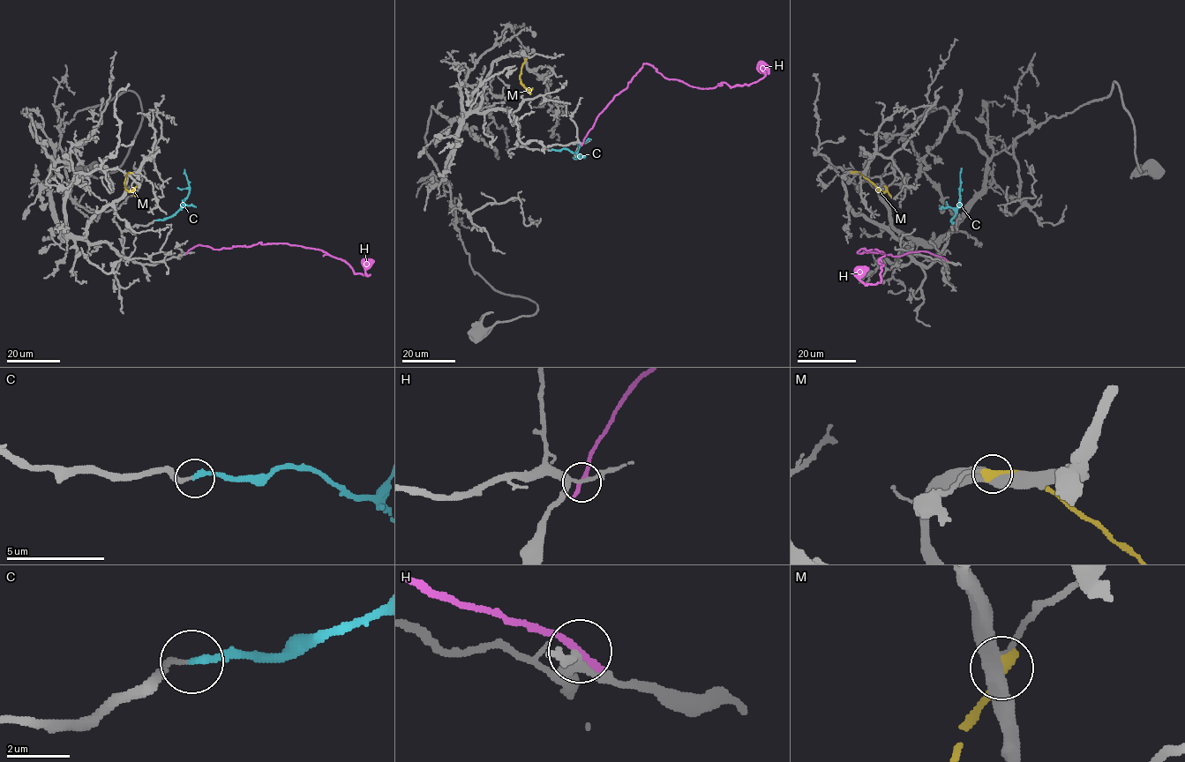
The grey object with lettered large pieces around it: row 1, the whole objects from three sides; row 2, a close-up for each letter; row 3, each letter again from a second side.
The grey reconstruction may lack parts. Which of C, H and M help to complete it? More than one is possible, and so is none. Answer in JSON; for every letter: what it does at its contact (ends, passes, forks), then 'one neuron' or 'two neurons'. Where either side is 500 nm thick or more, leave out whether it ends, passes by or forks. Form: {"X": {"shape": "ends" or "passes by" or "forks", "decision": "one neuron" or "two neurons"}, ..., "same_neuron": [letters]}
{"C": {"shape": "ends", "decision": "one neuron"}, "H": {"shape": "ends", "decision": "two neurons"}, "M": {"shape": "ends", "decision": "two neurons"}, "same_neuron": ["C"]}

